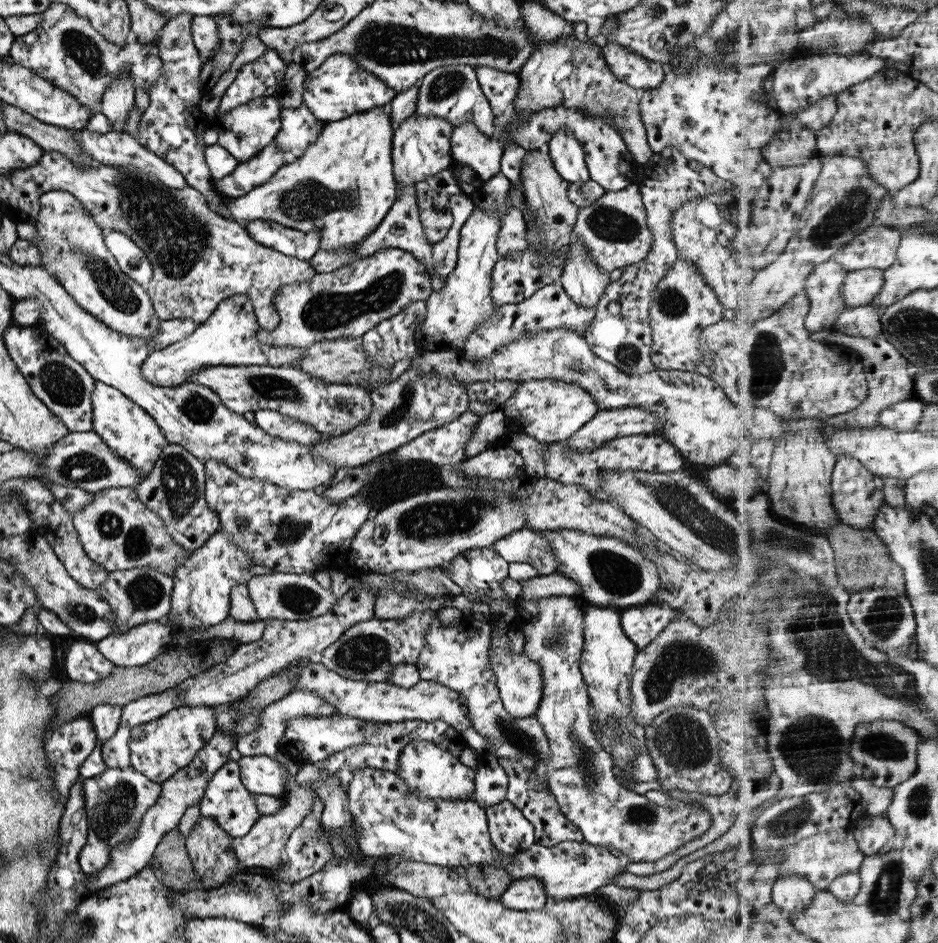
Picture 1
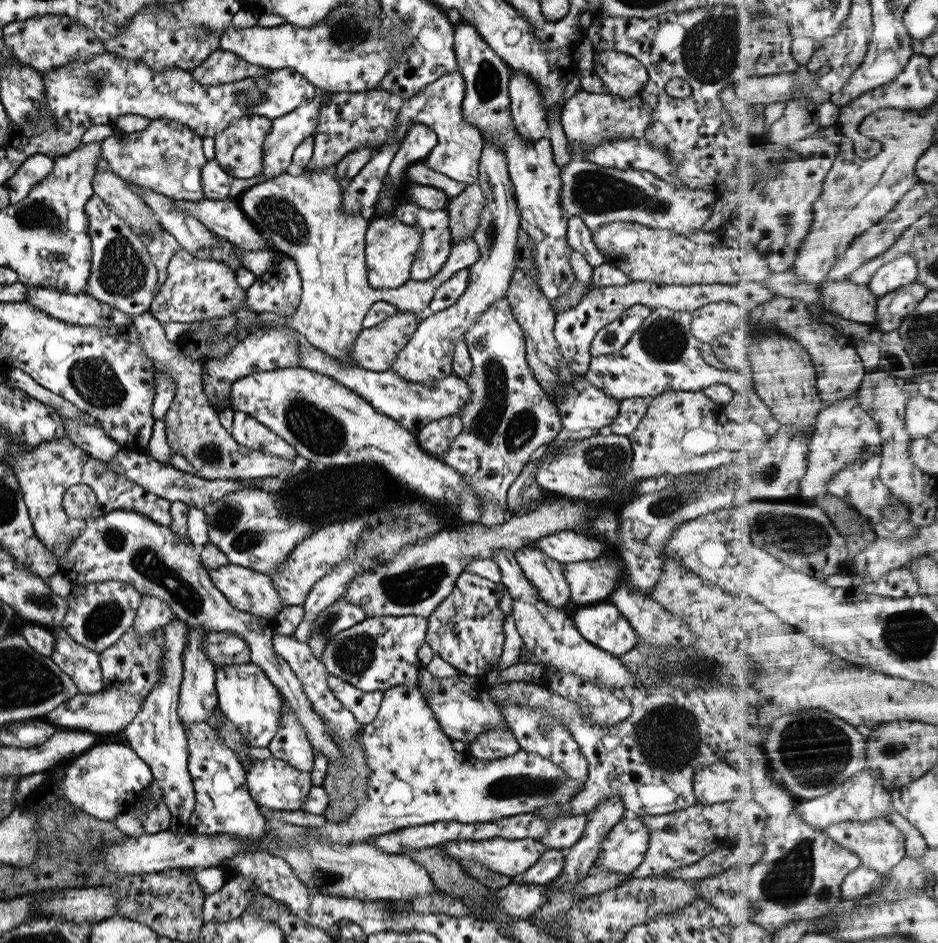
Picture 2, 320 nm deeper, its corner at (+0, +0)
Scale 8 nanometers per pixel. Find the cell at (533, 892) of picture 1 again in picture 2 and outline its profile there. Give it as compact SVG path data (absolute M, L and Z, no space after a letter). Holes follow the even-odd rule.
M549 849L535 861L523 874L511 878L513 884L533 884L543 886L560 875L564 856L564 849Z

